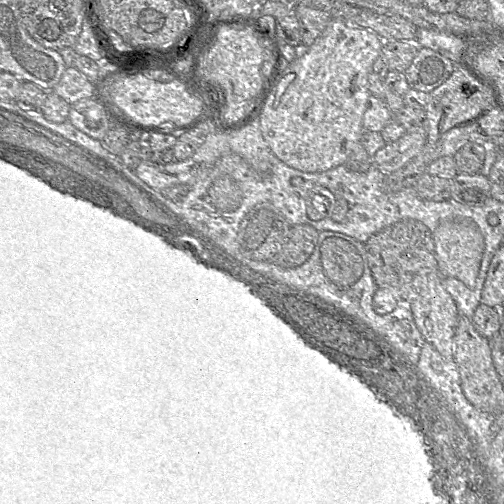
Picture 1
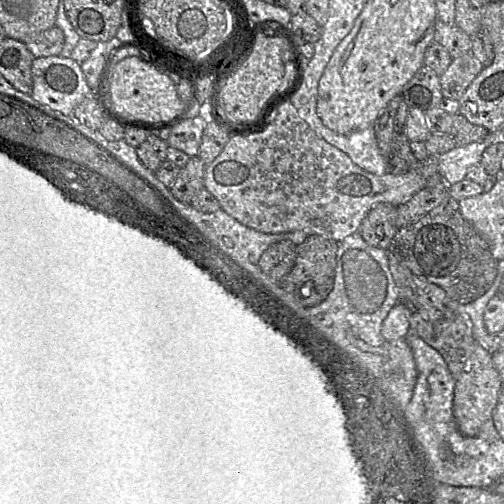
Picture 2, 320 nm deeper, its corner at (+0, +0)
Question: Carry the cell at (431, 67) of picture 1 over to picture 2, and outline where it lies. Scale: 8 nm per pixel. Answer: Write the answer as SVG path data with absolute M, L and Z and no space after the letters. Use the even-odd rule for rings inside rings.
M471 53L454 57L448 69L440 76L444 98L459 101L483 68Z

